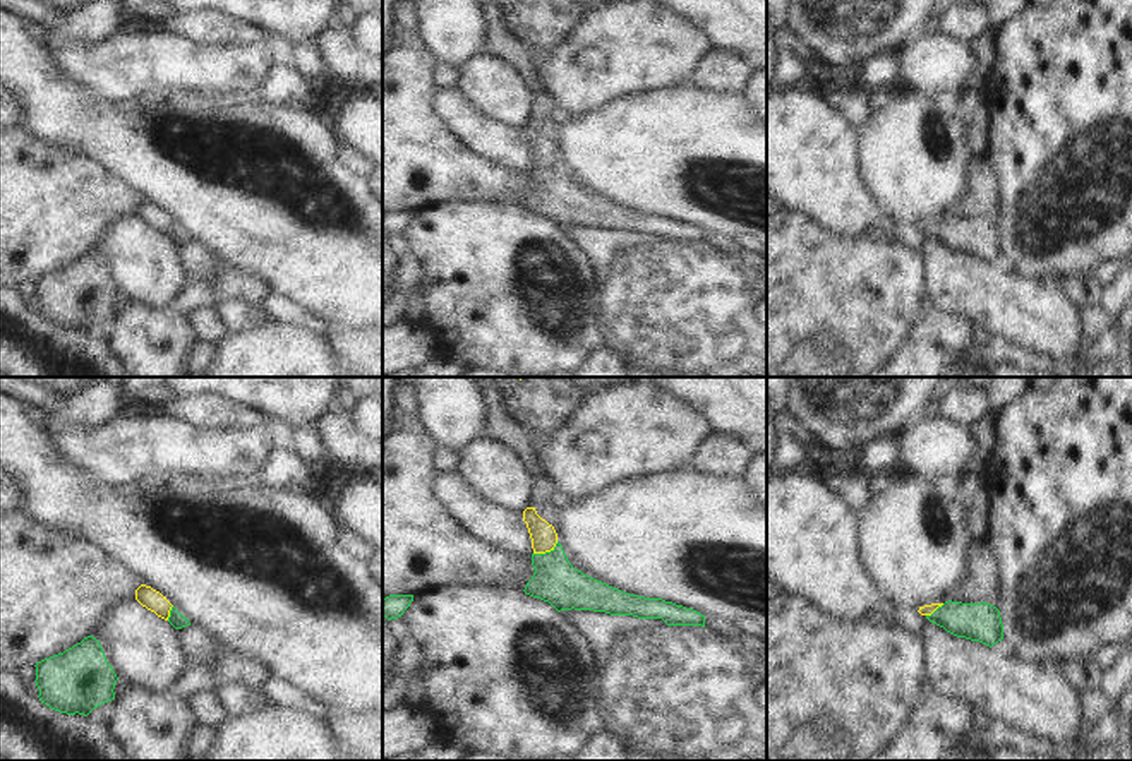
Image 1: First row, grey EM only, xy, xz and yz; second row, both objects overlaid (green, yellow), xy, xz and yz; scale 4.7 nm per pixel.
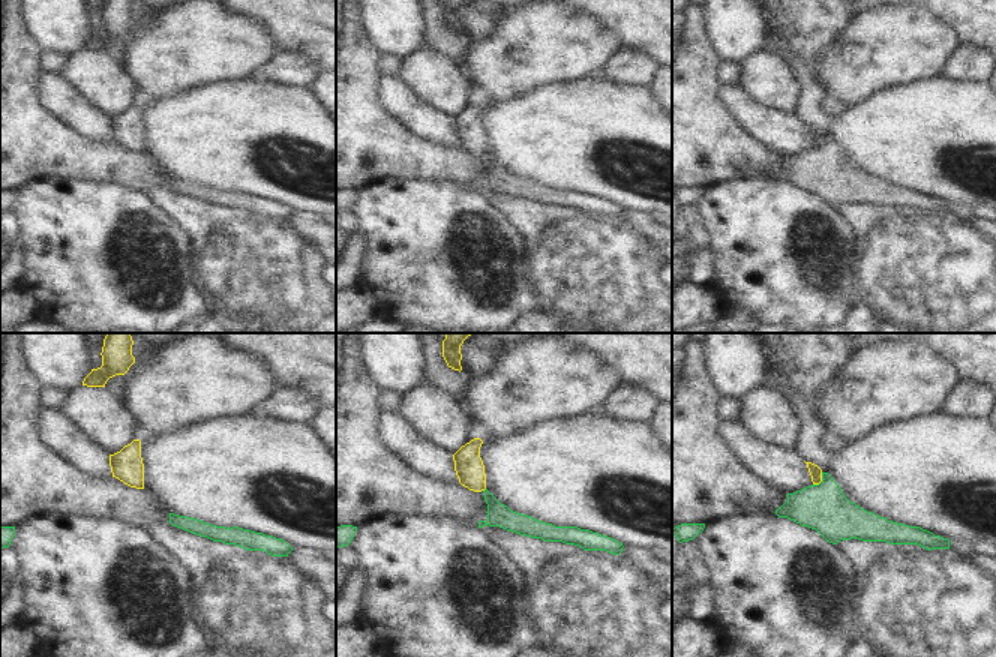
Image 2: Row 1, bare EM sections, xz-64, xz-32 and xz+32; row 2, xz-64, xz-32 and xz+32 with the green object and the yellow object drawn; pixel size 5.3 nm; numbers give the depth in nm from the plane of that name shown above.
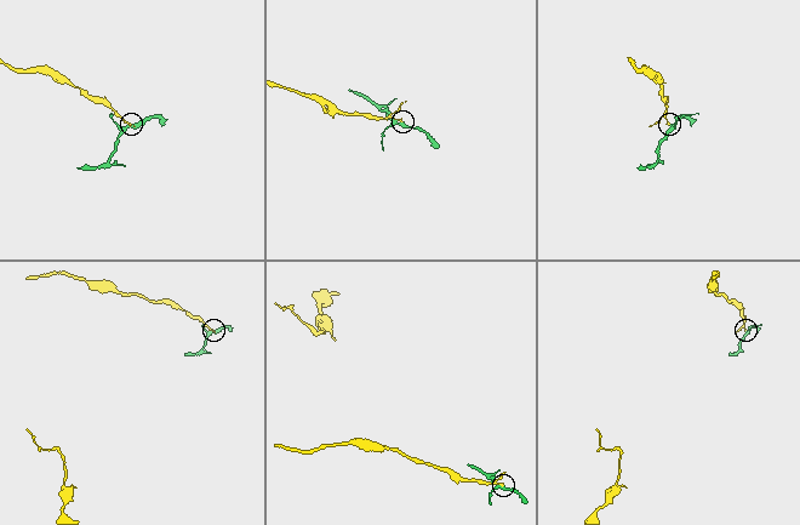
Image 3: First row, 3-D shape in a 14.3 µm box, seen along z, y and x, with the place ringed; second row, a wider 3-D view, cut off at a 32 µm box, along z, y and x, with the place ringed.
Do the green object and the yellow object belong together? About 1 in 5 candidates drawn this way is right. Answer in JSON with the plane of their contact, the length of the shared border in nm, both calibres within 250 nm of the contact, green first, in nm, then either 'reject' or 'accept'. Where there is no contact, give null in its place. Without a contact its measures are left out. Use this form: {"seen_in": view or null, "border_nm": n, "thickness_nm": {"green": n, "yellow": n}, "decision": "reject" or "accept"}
{"seen_in": "xz", "border_nm": 130, "thickness_nm": {"green": 200, "yellow": 120}, "decision": "reject"}

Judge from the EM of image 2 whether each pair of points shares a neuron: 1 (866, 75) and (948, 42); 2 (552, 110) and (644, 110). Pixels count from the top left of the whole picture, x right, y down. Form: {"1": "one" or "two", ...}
{"1": "one", "2": "one"}

